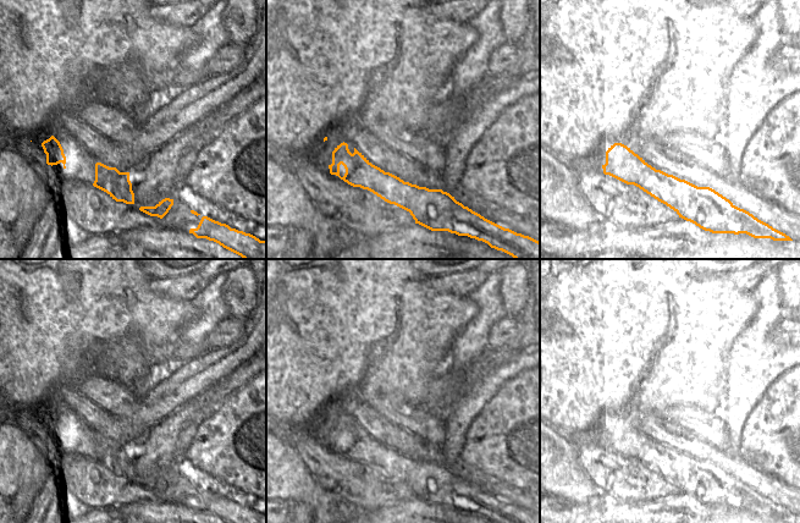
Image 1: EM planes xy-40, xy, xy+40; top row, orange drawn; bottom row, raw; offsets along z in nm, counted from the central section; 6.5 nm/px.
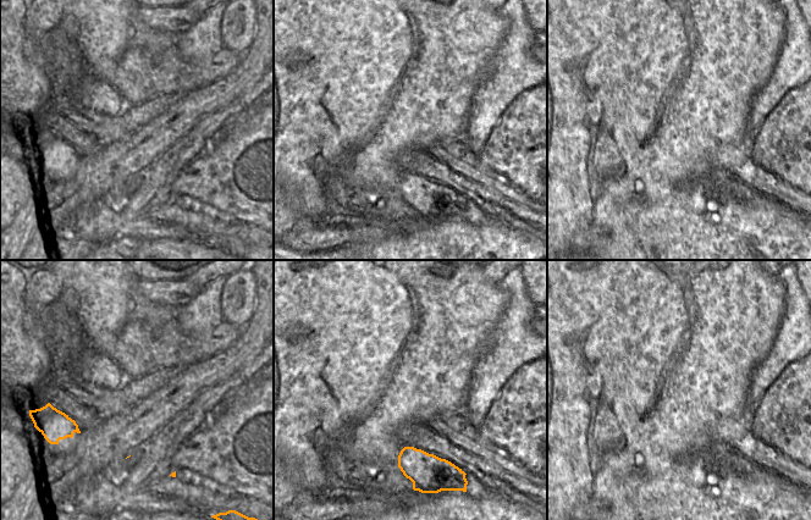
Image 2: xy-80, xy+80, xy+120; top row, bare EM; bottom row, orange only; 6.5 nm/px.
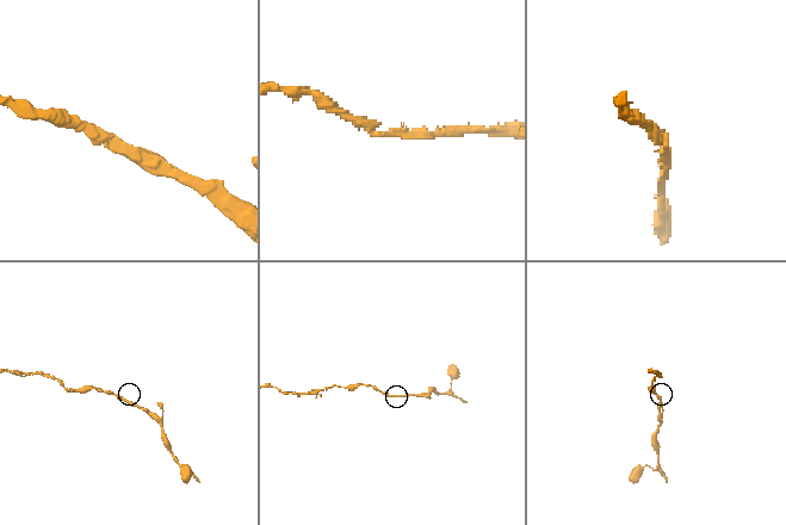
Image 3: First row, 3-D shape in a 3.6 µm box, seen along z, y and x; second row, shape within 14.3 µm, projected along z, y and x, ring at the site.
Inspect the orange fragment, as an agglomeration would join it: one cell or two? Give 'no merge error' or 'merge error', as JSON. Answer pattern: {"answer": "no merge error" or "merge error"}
{"answer": "no merge error"}

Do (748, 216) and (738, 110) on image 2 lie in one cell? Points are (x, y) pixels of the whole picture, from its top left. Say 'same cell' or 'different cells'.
same cell

